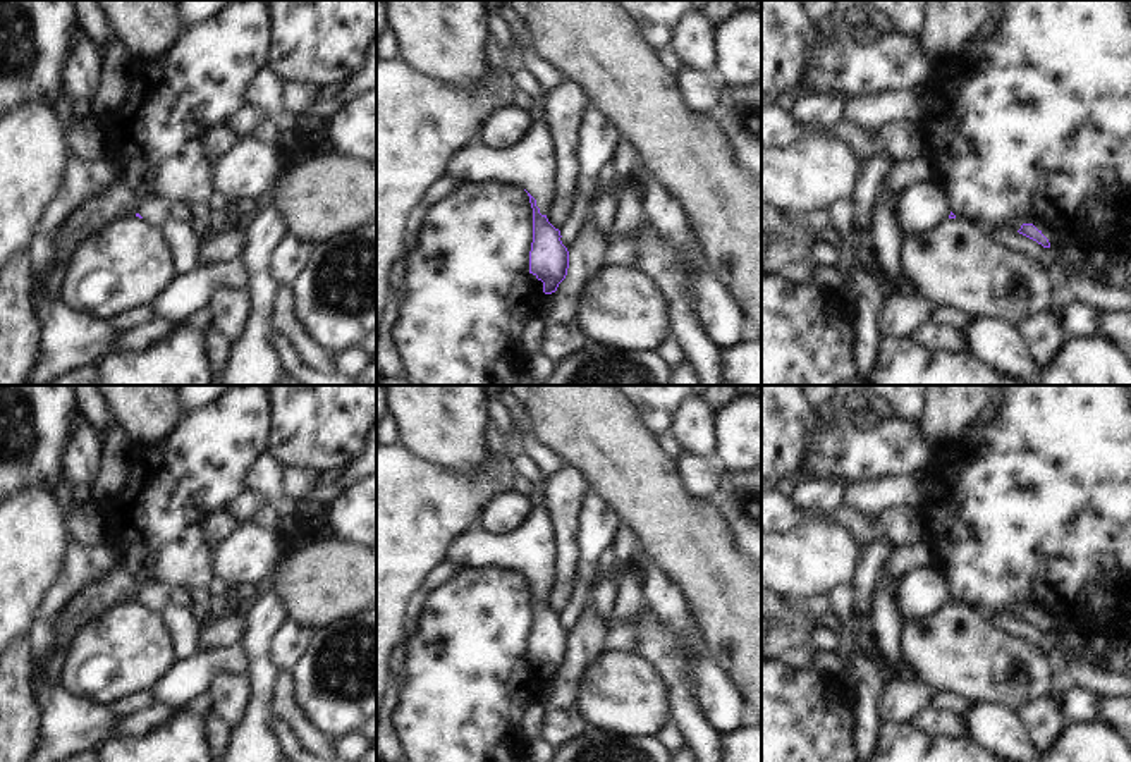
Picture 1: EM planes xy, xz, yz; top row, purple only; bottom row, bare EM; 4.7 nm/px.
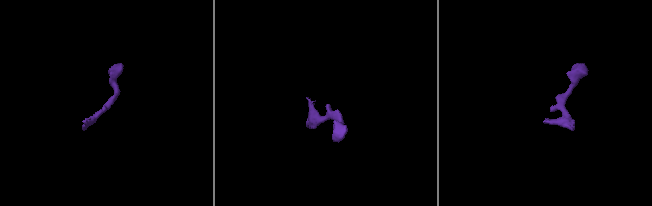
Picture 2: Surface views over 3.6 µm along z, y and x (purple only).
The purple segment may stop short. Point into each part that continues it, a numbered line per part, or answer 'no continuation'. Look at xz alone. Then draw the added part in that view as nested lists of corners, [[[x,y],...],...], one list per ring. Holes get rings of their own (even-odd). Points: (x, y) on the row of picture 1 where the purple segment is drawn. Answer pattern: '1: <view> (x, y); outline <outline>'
1: xz (531, 164); outline [[[536,122],[533,131],[509,150],[473,143],[454,158],[449,175],[468,184],[517,184],[536,200],[540,213],[547,215],[557,196],[560,162],[547,124]]]

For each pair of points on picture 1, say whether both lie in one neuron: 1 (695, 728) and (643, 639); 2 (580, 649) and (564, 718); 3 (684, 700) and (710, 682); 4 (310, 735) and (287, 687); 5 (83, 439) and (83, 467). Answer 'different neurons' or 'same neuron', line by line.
1: same neuron
2: same neuron
3: different neurons
4: same neuron
5: same neuron

